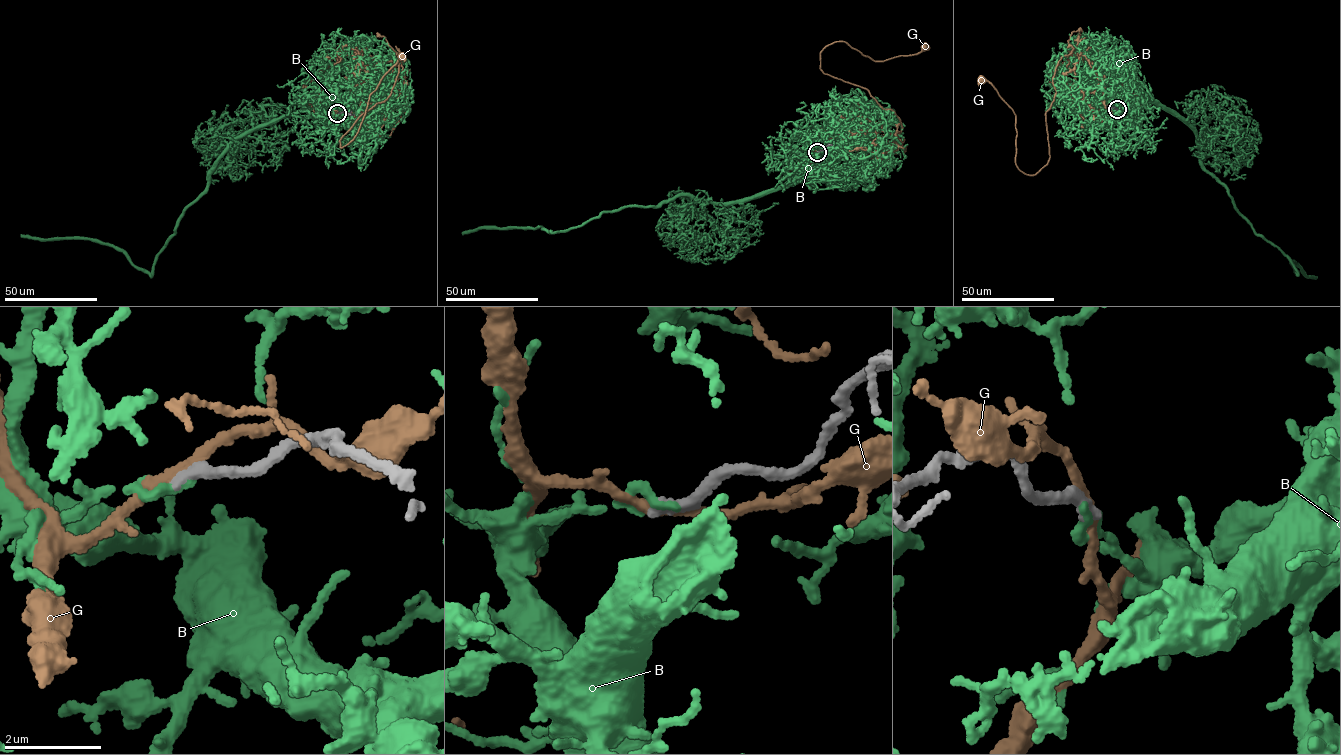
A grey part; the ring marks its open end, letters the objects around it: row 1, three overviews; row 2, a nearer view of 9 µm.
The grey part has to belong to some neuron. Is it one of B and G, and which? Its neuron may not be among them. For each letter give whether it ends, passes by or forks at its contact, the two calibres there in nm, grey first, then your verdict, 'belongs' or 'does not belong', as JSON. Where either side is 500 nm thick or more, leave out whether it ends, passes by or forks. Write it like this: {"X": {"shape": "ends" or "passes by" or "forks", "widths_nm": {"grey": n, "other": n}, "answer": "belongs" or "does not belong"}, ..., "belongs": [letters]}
{"B": {"shape": "ends", "widths_nm": {"grey": 260, "other": 190}, "answer": "does not belong"}, "G": {"shape": "passes by", "widths_nm": {"grey": 280, "other": 200}, "answer": "does not belong"}, "belongs": []}

